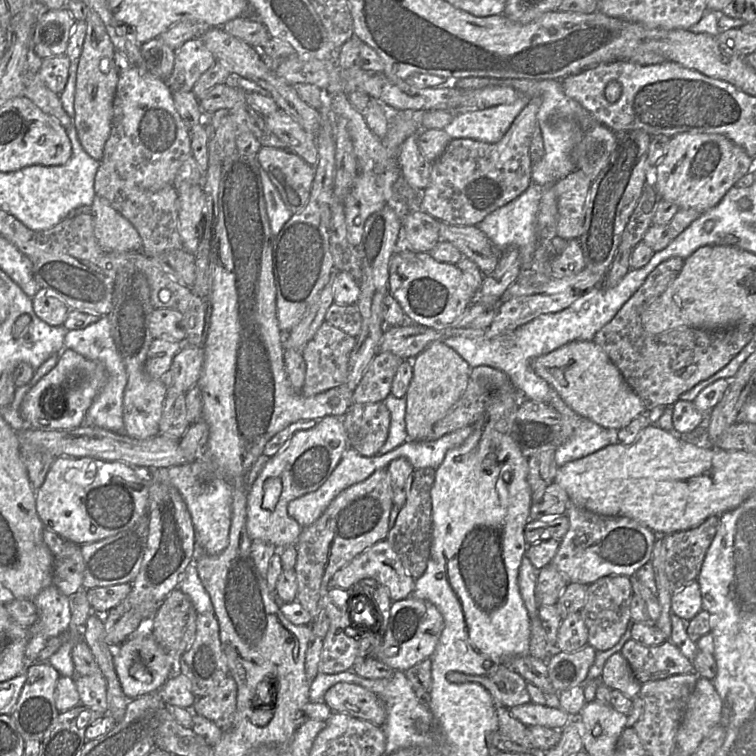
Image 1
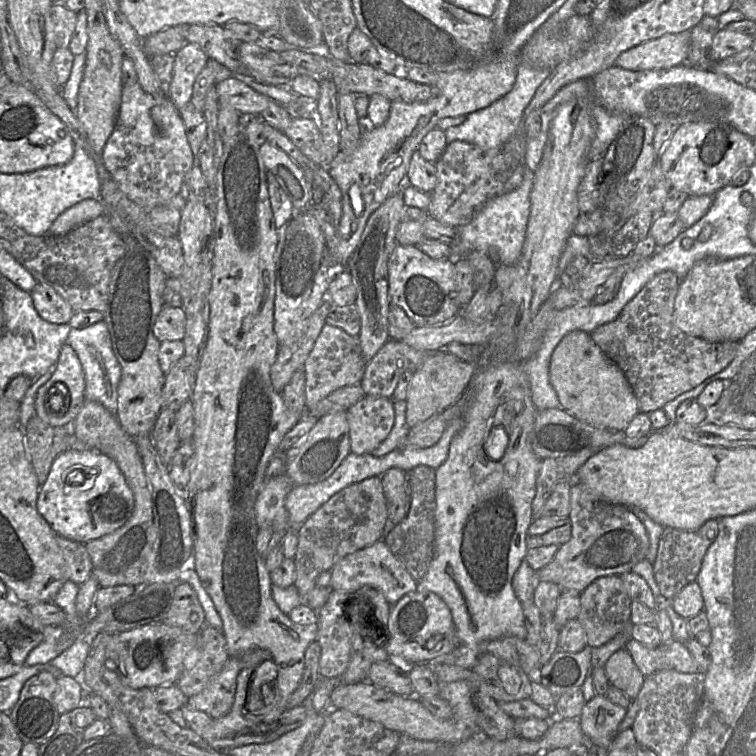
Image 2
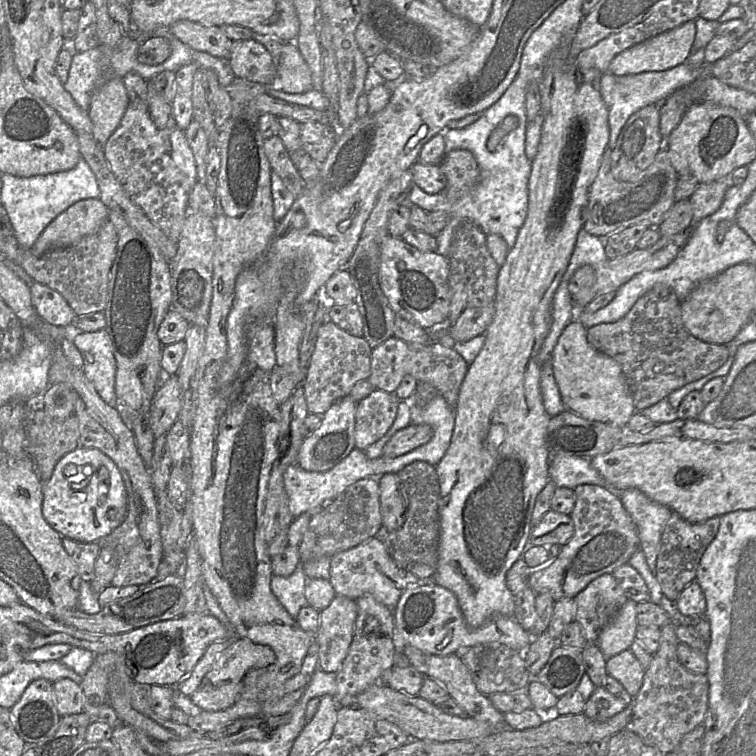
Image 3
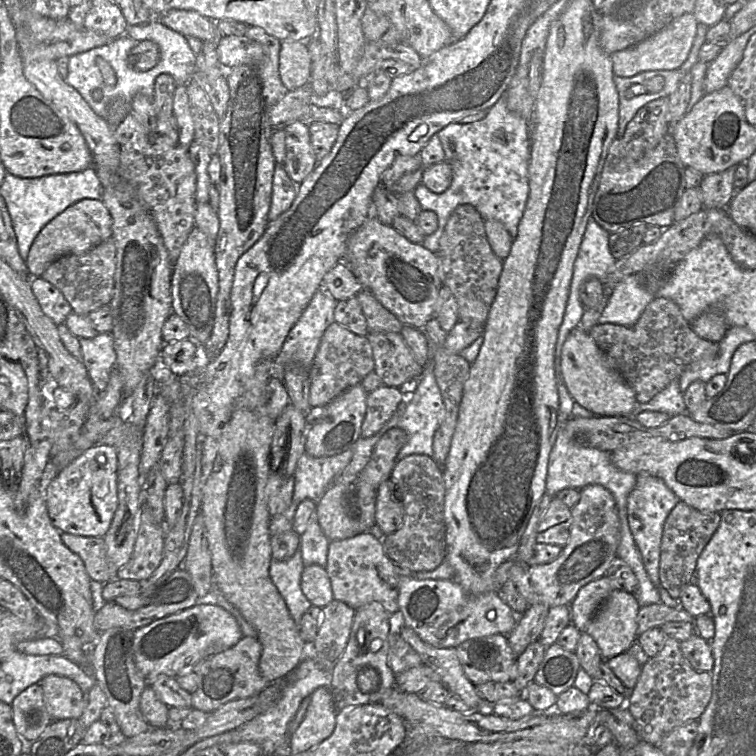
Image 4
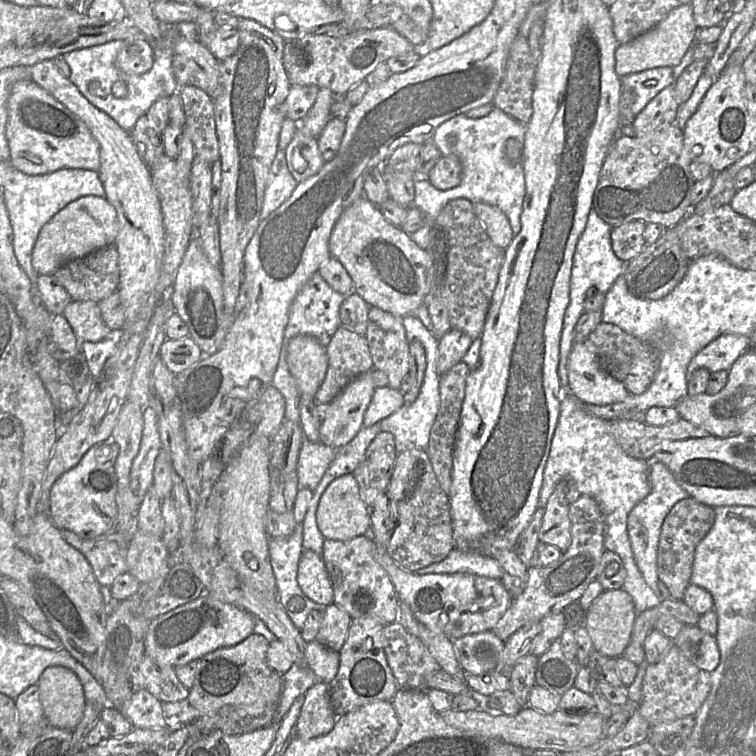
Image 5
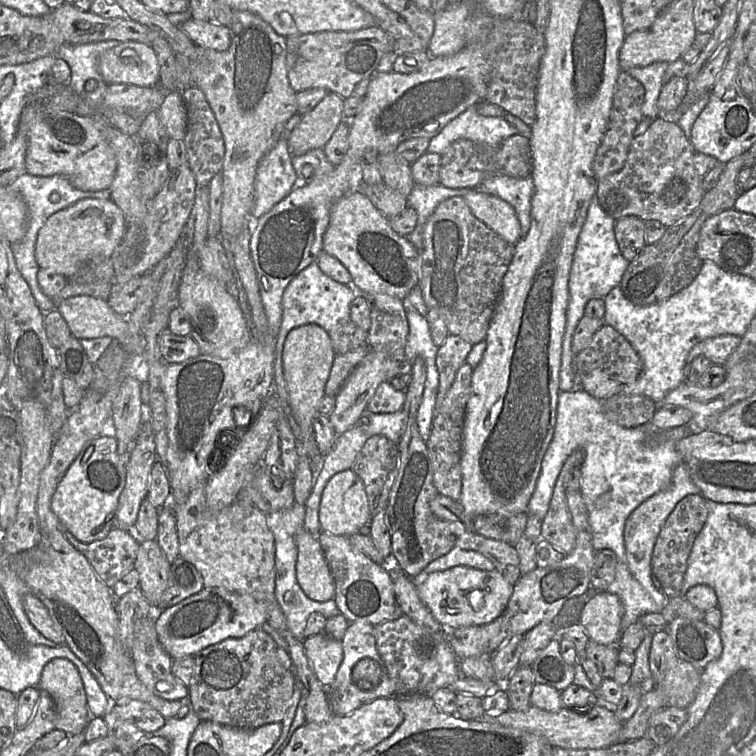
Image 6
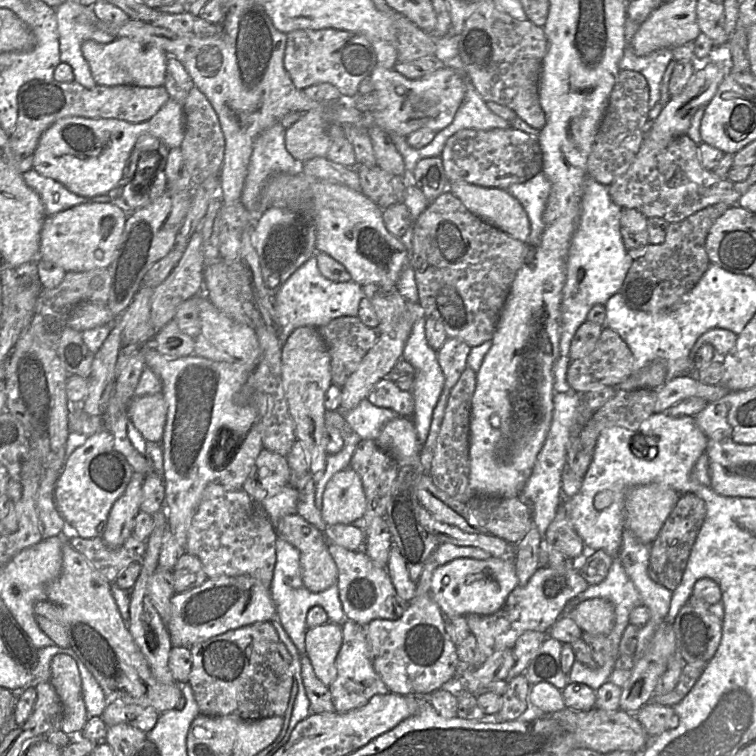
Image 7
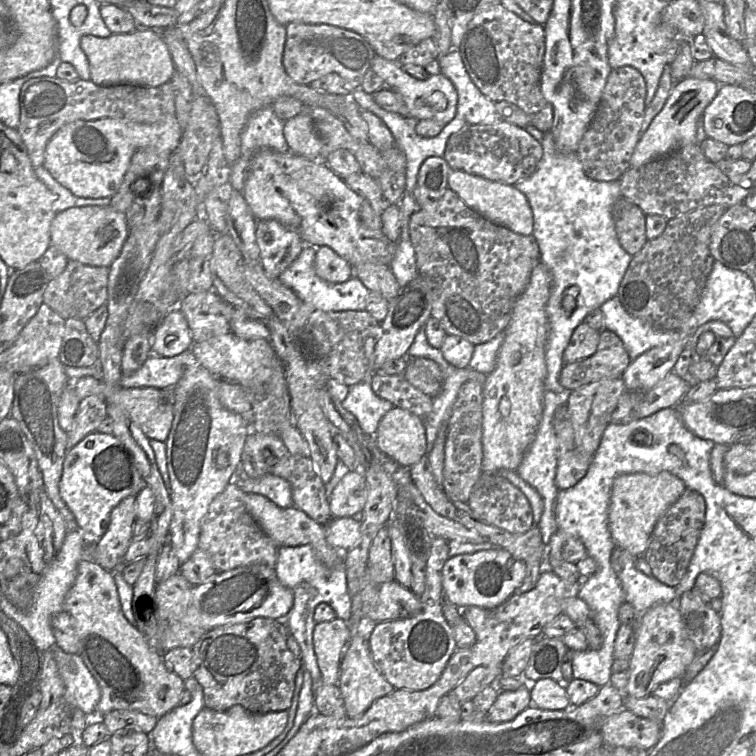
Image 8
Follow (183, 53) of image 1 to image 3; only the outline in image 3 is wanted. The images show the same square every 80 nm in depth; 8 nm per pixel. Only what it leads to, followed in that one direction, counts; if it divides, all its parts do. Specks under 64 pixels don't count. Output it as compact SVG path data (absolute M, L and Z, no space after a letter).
M193 61L176 72L175 96L171 106L177 127L183 131L186 131L193 120L192 85L198 70L200 70L199 65Z

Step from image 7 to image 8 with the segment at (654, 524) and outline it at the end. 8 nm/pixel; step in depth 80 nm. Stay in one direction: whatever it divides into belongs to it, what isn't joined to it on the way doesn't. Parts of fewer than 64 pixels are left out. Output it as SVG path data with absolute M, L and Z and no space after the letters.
M666 471L656 475L646 473L618 475L612 485L608 515L610 533L616 547L626 550L633 556L643 556L656 523L685 490L683 480Z

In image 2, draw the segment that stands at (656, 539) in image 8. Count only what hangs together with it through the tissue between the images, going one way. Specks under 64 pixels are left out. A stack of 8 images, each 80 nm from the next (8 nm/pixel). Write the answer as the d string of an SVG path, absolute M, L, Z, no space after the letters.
M719 519L707 520L695 530L680 530L665 527L659 541L657 555L653 563L654 576L660 593L673 600L690 582L697 580L703 558L718 535Z

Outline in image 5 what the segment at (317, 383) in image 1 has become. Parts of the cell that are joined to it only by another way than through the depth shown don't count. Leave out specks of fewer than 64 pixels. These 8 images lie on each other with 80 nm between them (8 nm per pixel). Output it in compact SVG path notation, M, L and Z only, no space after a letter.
M340 326L326 346L328 367L325 379L314 396L317 404L329 404L357 376L373 370L372 356L366 337Z

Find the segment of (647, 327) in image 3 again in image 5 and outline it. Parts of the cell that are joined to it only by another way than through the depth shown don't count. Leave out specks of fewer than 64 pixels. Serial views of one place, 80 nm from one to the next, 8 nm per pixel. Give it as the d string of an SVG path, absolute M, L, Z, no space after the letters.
M600 323L591 332L586 344L596 356L600 367L620 381L632 395L644 393L653 382L659 369L659 352L614 324Z

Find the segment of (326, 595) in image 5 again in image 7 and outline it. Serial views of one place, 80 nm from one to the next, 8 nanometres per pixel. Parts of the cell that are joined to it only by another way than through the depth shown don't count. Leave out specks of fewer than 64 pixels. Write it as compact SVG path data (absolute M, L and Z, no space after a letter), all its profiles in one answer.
M298 513L284 516L274 523L277 536L298 549L300 553L301 579L306 589L313 593L325 591L337 583L338 569L328 550L328 541L322 531L306 521Z

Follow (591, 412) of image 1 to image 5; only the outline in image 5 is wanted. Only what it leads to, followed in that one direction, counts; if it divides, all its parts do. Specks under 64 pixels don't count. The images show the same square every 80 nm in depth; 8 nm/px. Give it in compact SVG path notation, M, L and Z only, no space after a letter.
M575 342L568 359L568 384L571 394L583 405L608 405L624 401L629 395L626 387L605 372L585 342Z

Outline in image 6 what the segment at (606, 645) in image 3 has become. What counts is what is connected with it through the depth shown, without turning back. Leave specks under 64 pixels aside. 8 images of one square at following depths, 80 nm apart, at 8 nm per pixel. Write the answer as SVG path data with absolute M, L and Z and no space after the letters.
M607 591L594 592L586 602L580 624L589 639L603 645L617 645L622 635L624 607L620 598Z

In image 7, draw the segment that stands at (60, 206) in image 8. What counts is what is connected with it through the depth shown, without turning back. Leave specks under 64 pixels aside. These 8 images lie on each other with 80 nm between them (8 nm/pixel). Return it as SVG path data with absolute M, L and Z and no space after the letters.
M34 169L23 173L23 179L27 186L39 195L46 217L84 203L117 203L113 193L91 198L74 194L60 182L44 177Z

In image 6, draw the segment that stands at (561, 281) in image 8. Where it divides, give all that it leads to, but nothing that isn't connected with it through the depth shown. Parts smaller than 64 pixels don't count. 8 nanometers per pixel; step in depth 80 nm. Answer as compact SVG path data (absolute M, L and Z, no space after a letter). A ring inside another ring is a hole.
M495 178L486 179L485 183L483 192L503 199L514 208L520 223L521 235L525 236L530 229L531 199L534 192L532 178L520 178L520 180ZM595 194L578 236L569 274L569 303L563 339L559 383L559 388L562 392L570 392L577 387L574 374L574 359L576 355L572 351L572 340L579 321L585 316L587 302L591 299L604 299L614 287L619 286L623 274L630 263L622 256L619 250L615 238L615 223L616 220L602 209Z

